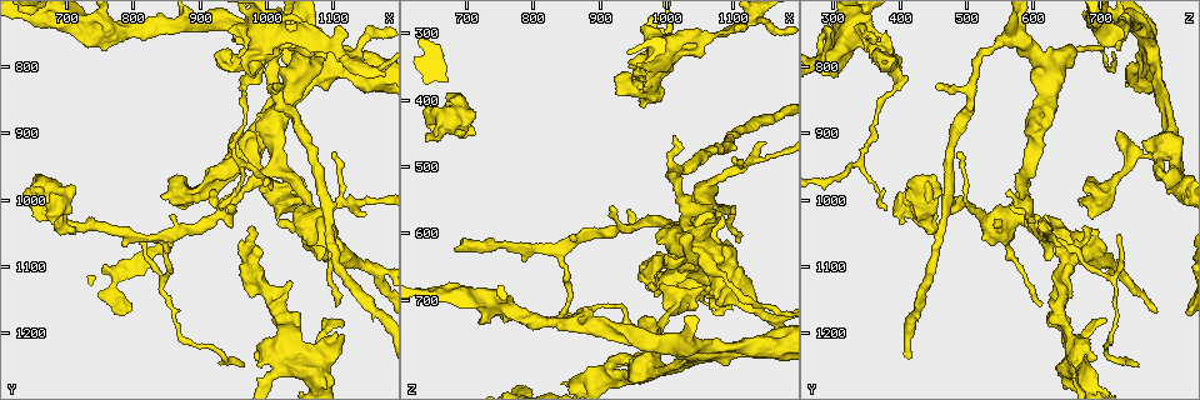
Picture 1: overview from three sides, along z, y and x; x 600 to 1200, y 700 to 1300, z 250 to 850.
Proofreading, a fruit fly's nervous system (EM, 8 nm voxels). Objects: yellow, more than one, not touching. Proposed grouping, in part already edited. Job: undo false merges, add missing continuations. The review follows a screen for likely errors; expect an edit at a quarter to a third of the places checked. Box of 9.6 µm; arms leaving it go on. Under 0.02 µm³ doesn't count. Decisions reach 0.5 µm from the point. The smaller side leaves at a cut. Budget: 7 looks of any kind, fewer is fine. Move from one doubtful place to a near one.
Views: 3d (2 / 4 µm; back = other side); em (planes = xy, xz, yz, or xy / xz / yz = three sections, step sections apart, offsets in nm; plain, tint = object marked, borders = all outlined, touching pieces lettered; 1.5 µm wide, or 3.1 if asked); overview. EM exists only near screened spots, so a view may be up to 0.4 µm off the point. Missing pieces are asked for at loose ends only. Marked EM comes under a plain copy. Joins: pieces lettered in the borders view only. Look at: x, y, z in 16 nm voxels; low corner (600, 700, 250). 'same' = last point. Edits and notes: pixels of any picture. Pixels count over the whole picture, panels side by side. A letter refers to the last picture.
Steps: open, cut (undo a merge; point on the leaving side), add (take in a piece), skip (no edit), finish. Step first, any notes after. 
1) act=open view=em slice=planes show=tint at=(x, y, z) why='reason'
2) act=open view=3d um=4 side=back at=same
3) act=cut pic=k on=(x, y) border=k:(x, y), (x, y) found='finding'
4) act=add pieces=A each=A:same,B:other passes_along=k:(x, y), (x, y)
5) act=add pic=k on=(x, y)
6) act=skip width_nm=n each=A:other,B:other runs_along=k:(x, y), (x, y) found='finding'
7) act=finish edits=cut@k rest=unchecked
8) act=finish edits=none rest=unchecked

act=open view=3d um=4 side=back at=(715, 1045, 450) why='thick end'

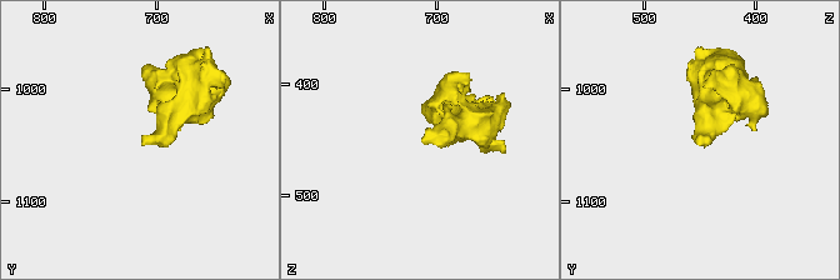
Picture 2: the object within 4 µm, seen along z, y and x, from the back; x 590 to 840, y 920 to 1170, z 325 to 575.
act=open view=em slice=xy step=8 show=tint at=(714, 1050, 452)

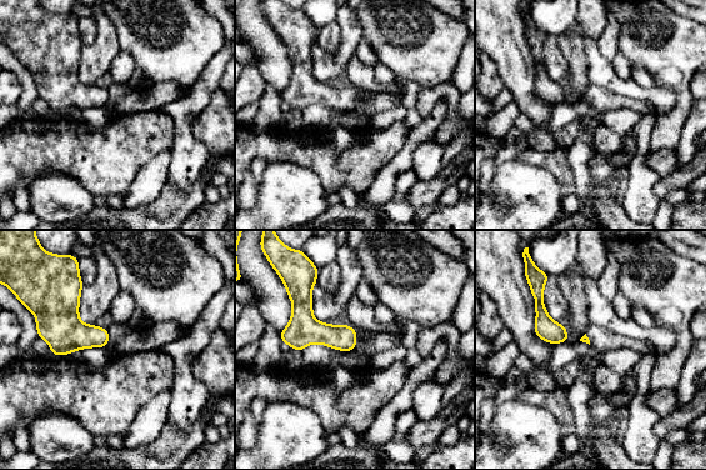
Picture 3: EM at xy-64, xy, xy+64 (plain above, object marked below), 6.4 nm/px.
act=open view=em slice=yz step=4 show=borders at=same why='cut it another way'

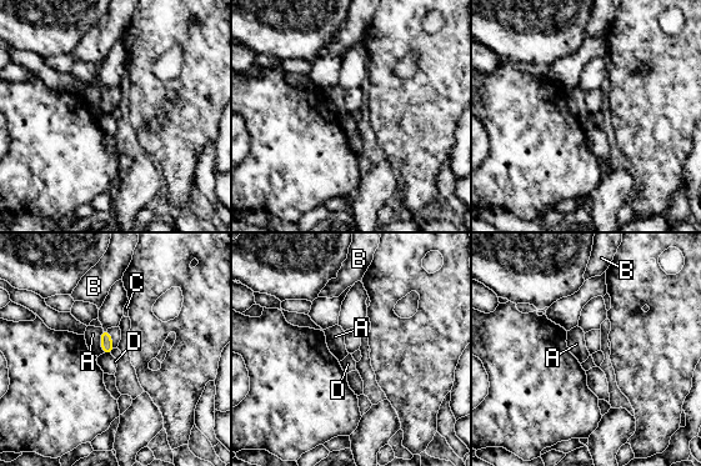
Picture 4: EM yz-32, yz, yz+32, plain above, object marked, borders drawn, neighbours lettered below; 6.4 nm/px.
act=skip each=A:other,B:other,C:other,D:other border=4:(104, 352), (110, 354) found='no lettered piece goes on from it'

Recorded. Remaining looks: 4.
act=open view=em slice=yz step=4 show=borders at=(1100, 1205, 640) why='branch stops here'

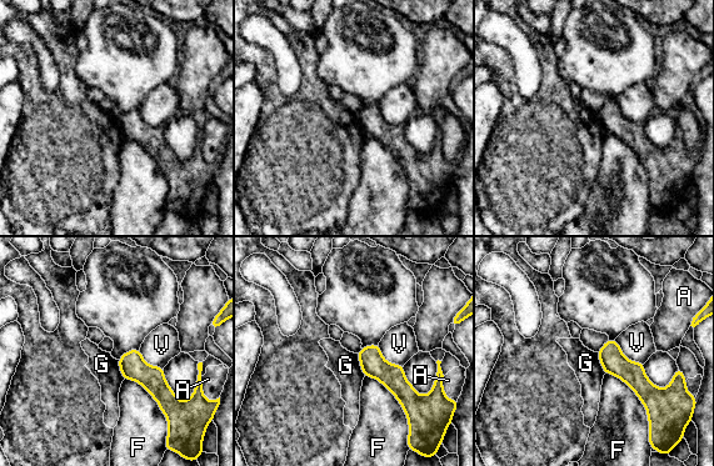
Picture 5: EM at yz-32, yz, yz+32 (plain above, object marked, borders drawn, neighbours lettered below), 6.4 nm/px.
act=open view=em slice=planes show=borders at=same

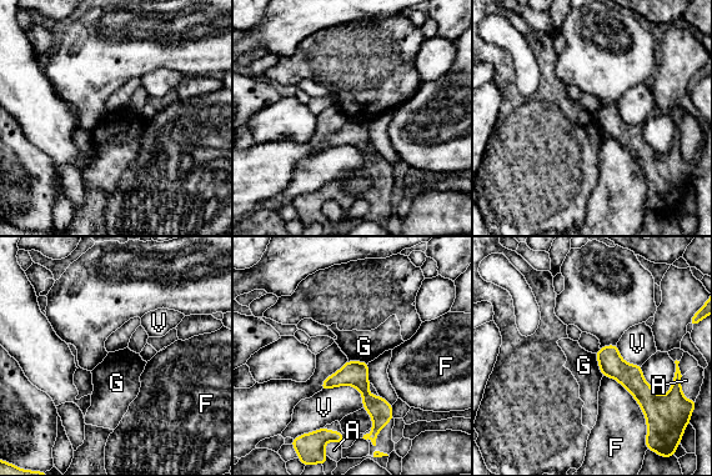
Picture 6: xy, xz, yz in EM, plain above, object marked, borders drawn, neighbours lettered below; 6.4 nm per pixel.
act=skip each=A:other,F:other,G:other,V:other runs_along=6:(602, 351), (638, 387), (650, 404) found='no lettered piece goes on from it'

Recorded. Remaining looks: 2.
act=open view=em slice=xy step=8 show=tint at=(975, 905, 730) why='tapers out'

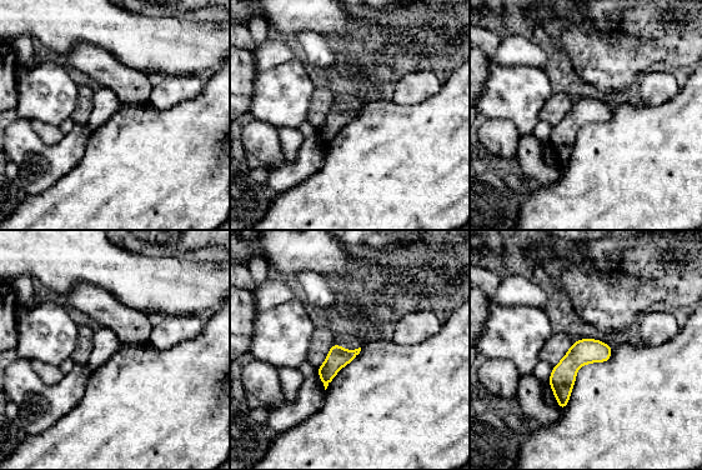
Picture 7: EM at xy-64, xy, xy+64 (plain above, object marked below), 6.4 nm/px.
act=open view=em slice=planes show=borders at=same why='cut it another way'

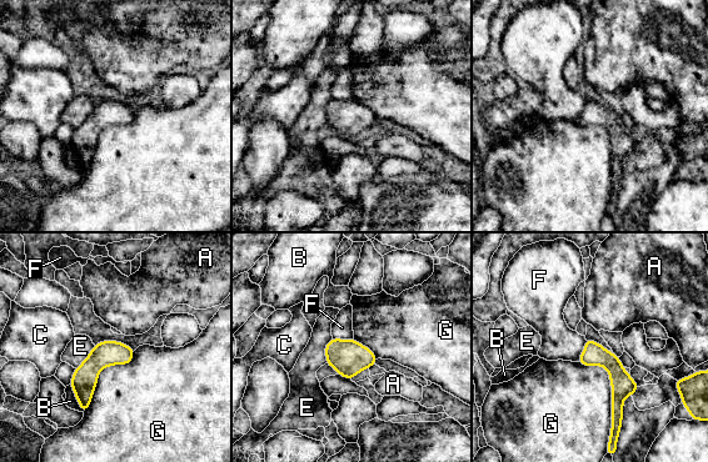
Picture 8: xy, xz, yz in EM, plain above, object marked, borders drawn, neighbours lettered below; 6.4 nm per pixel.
act=skip each=A:other,B:other,C:other,E:other,F:other,G:other border=8:(578, 361), (608, 372), (607, 447) found='none of them fits'

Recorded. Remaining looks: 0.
act=finish edits=none rest=unchecked

